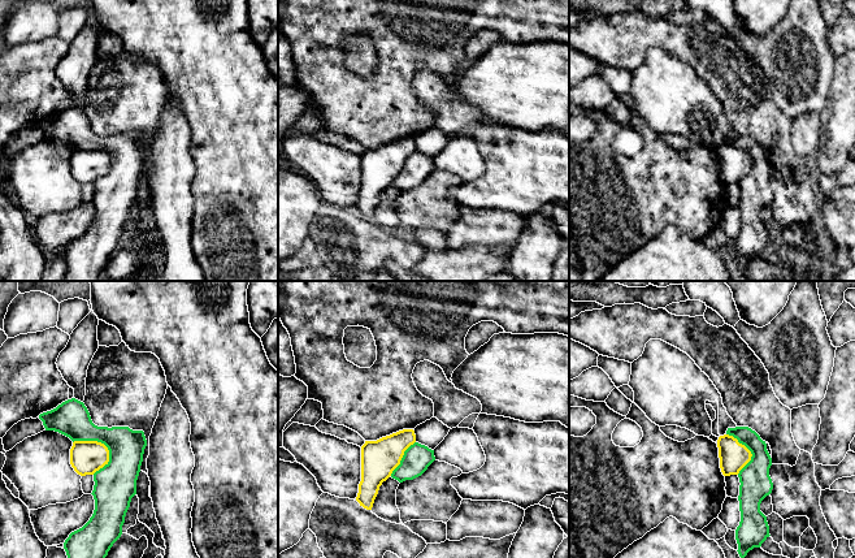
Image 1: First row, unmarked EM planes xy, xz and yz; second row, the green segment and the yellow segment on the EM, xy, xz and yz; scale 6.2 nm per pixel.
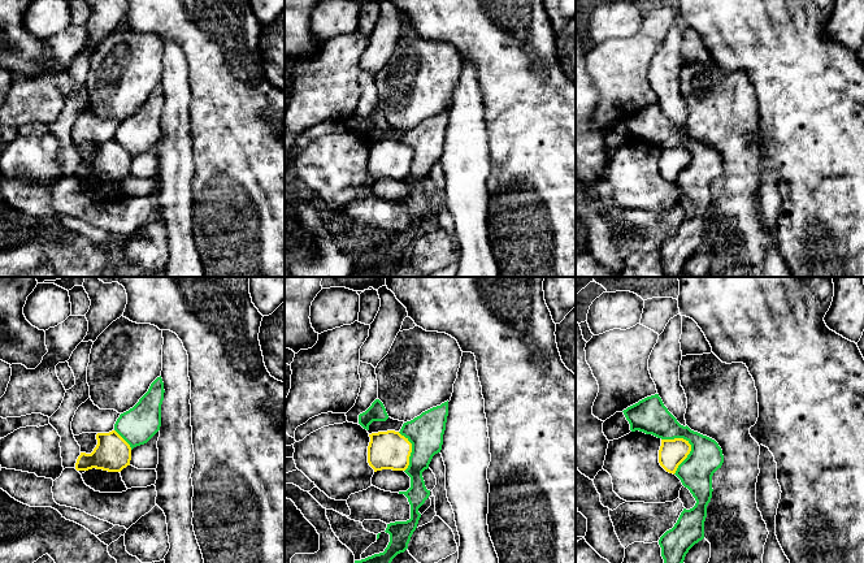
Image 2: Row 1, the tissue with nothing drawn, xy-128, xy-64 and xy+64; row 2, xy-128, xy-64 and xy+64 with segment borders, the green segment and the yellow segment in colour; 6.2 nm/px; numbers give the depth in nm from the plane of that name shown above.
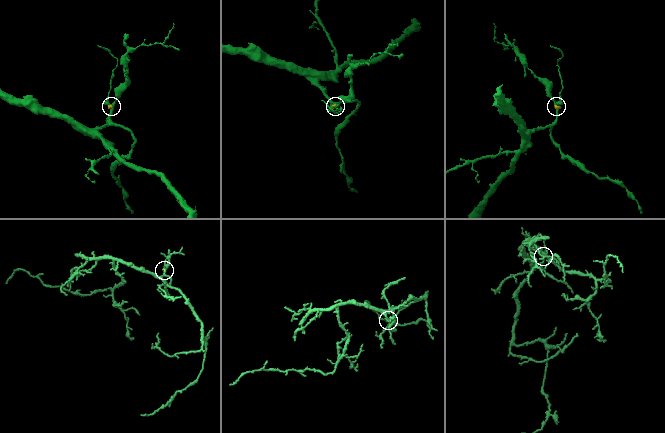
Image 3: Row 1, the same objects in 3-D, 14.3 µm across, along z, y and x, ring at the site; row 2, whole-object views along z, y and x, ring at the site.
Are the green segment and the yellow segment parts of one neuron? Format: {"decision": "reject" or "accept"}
{"decision": "reject"}

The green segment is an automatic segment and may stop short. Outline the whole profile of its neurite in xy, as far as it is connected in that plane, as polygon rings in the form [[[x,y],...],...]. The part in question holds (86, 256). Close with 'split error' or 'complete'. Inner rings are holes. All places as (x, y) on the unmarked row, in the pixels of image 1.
[[[71,107],[56,117],[39,124],[45,139],[55,139],[74,150],[97,150],[109,159],[109,170],[94,182],[95,219],[90,229],[79,238],[71,241],[64,251],[68,271],[64,281],[99,281],[113,252],[122,243],[126,221],[131,207],[136,203],[136,189],[143,170],[147,148],[143,139],[129,135],[97,135],[92,131],[83,111]]] | complete

